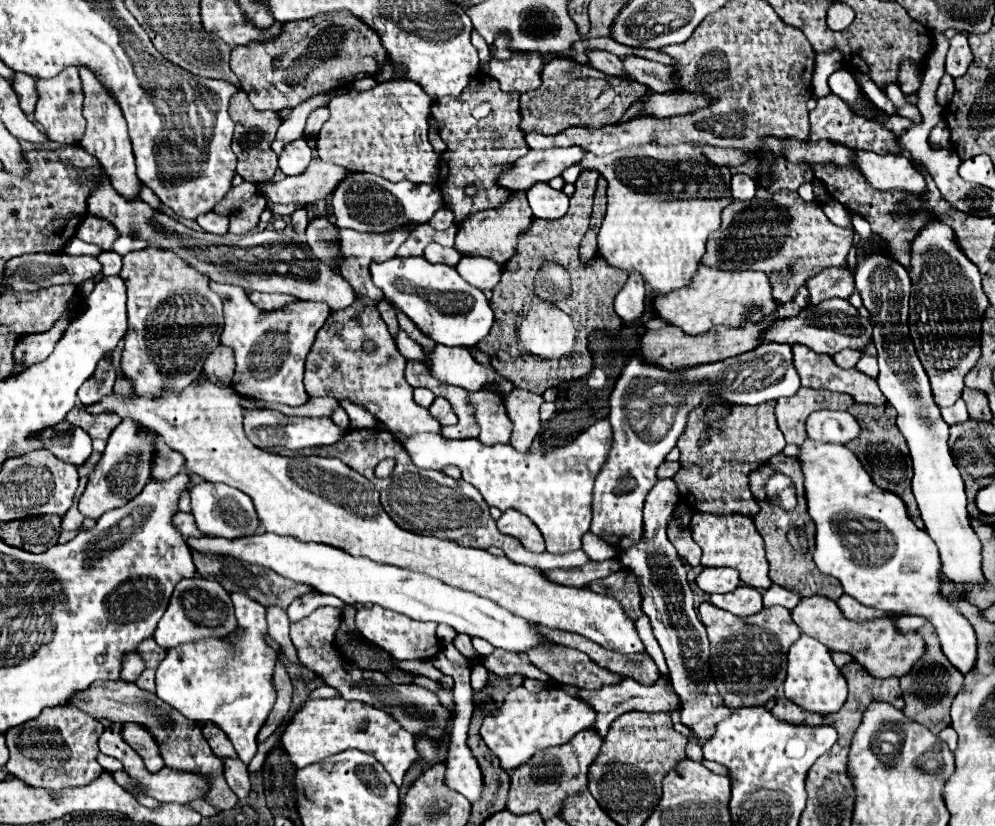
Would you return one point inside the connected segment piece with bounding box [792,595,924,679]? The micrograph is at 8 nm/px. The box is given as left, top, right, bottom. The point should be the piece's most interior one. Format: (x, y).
(877, 645)

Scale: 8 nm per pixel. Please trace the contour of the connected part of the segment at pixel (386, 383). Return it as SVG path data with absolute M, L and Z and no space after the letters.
M400 227L388 233L358 233L354 229L340 229L340 247L346 257L338 269L340 275L354 287L358 301L346 309L334 311L316 335L316 341L306 357L304 385L310 397L336 397L360 403L390 431L414 435L422 431L440 433L440 423L432 419L428 409L416 405L412 399L412 387L406 381L406 359L398 353L394 339L374 309L376 299L382 299L382 291L374 287L368 265L374 261L388 261L396 255L398 247L408 239L414 227Z

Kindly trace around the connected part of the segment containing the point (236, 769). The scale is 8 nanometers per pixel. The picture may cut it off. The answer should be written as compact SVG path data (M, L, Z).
M224 759L226 767L226 781L230 789L238 795L238 799L246 799L250 793L250 781L248 781L248 767L240 759Z

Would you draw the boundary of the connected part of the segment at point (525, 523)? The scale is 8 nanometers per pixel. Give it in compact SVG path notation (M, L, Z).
M516 509L504 511L496 525L502 533L516 537L528 551L534 551L534 553L546 551L540 529L526 515L520 515L520 511L516 511Z

